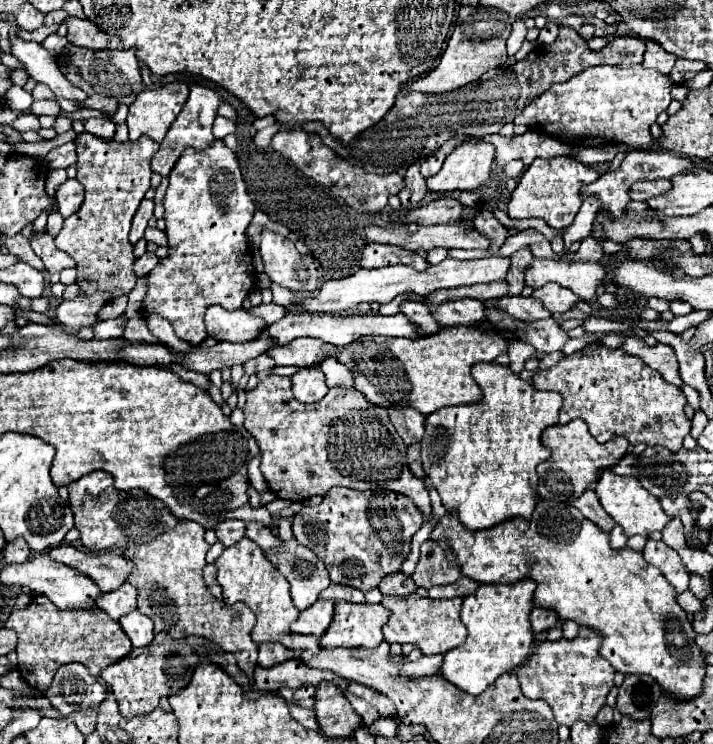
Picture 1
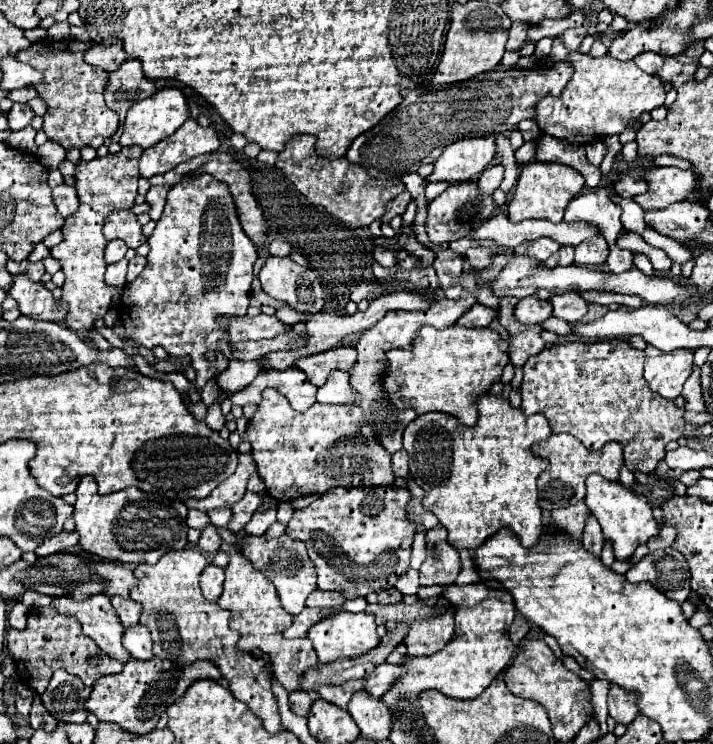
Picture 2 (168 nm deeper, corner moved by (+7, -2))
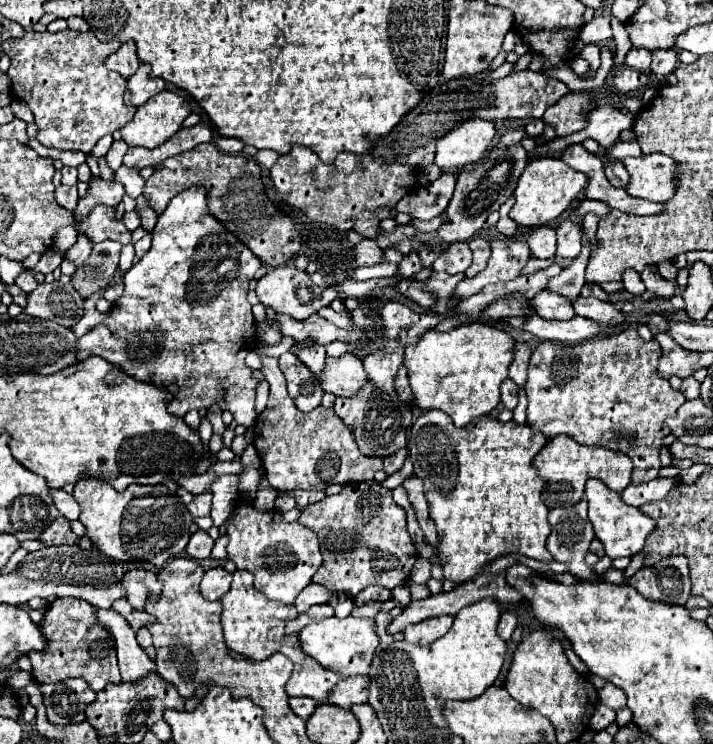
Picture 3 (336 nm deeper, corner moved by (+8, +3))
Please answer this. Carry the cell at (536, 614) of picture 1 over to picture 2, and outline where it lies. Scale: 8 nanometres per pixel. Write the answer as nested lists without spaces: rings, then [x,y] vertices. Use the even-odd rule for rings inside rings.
[[[518,614],[518,616],[516,616],[516,620],[514,620],[514,622],[512,622],[512,626],[510,626],[510,640],[512,640],[514,644],[518,644],[518,642],[528,634],[528,630],[530,630],[528,622]]]

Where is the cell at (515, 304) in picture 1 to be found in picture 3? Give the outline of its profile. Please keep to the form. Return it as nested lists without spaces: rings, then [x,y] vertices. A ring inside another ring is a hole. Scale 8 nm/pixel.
[[[545,291],[539,293],[539,297],[535,297],[535,301],[531,301],[531,305],[535,305],[535,313],[539,313],[543,319],[573,319],[575,311],[573,311],[573,303],[571,299],[553,293],[553,291]]]

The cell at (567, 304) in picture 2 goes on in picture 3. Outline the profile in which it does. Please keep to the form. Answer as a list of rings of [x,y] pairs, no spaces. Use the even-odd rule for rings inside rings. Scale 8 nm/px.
[[[577,297],[573,301],[573,307],[575,307],[575,313],[579,317],[587,317],[587,319],[593,319],[597,321],[599,325],[611,325],[611,327],[621,327],[623,325],[623,319],[625,315],[609,301],[601,301],[601,299],[585,299],[585,297]]]

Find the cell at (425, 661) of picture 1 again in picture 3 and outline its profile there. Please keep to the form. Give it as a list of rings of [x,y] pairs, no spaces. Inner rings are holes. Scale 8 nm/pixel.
[[[349,677],[347,681],[339,681],[331,689],[325,703],[337,705],[341,709],[351,709],[351,705],[367,703],[367,677]]]

